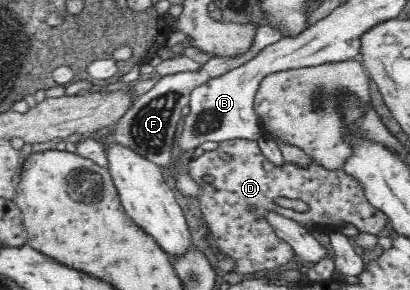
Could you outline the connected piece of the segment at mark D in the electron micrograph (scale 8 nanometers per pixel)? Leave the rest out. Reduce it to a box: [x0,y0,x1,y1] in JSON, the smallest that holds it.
[187,139,388,274]

